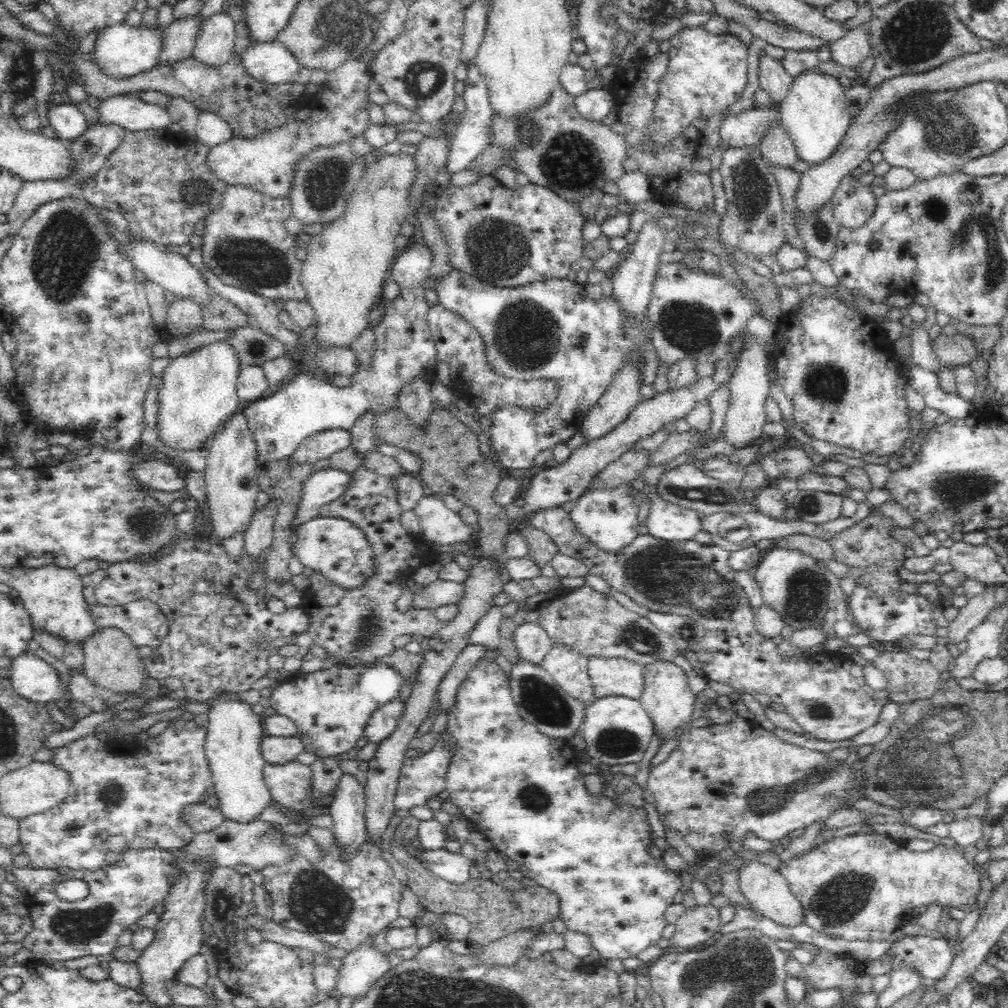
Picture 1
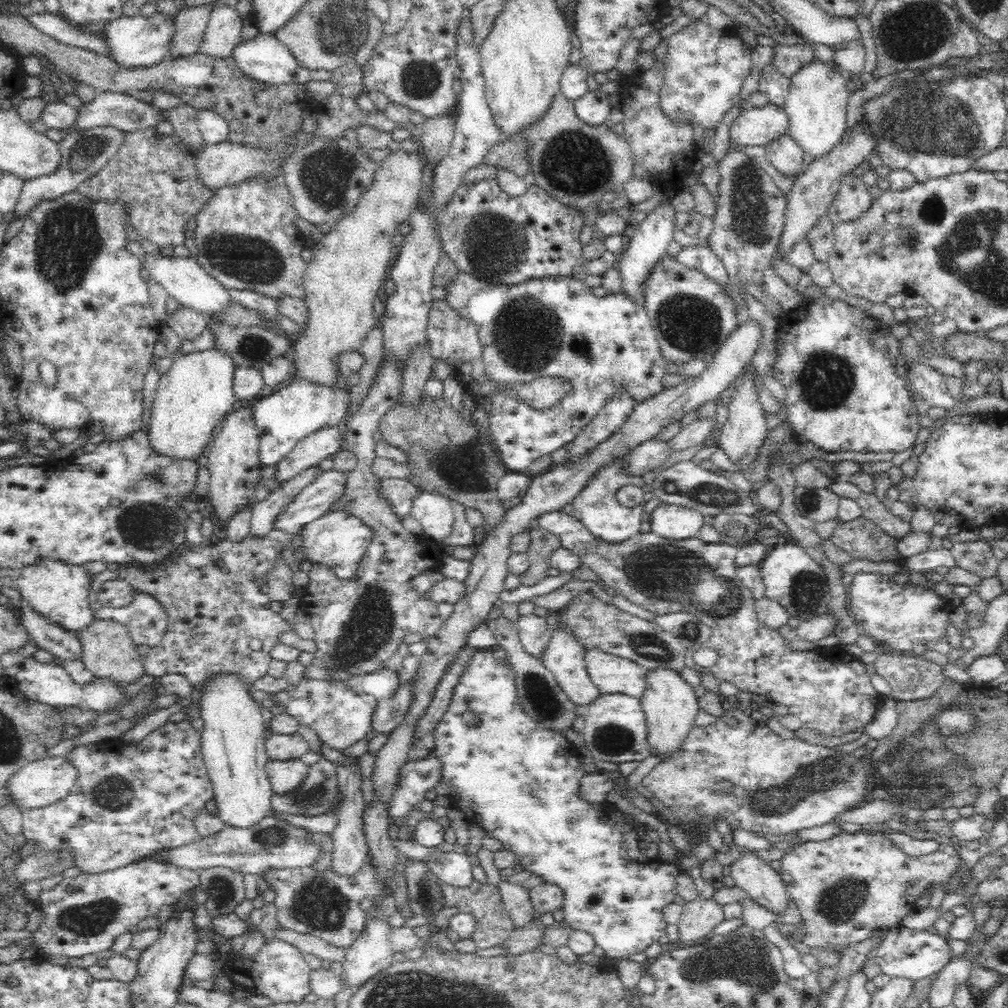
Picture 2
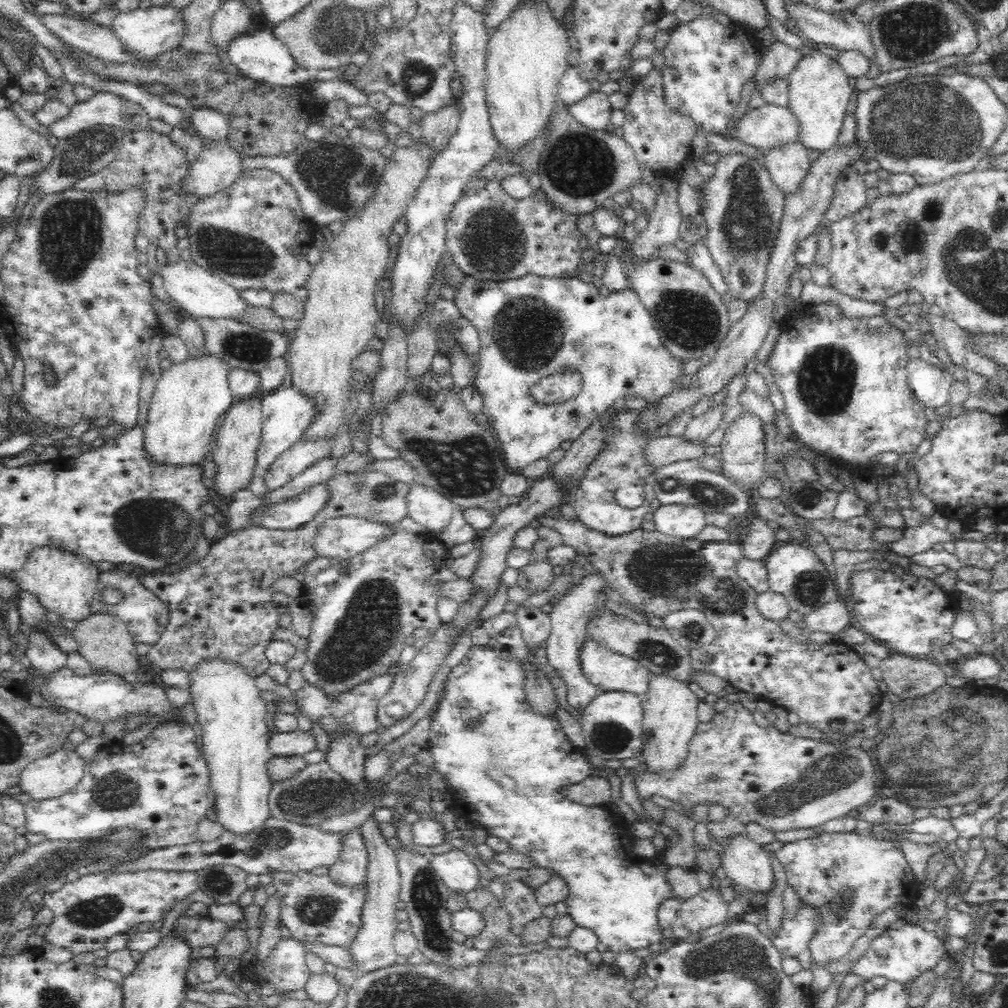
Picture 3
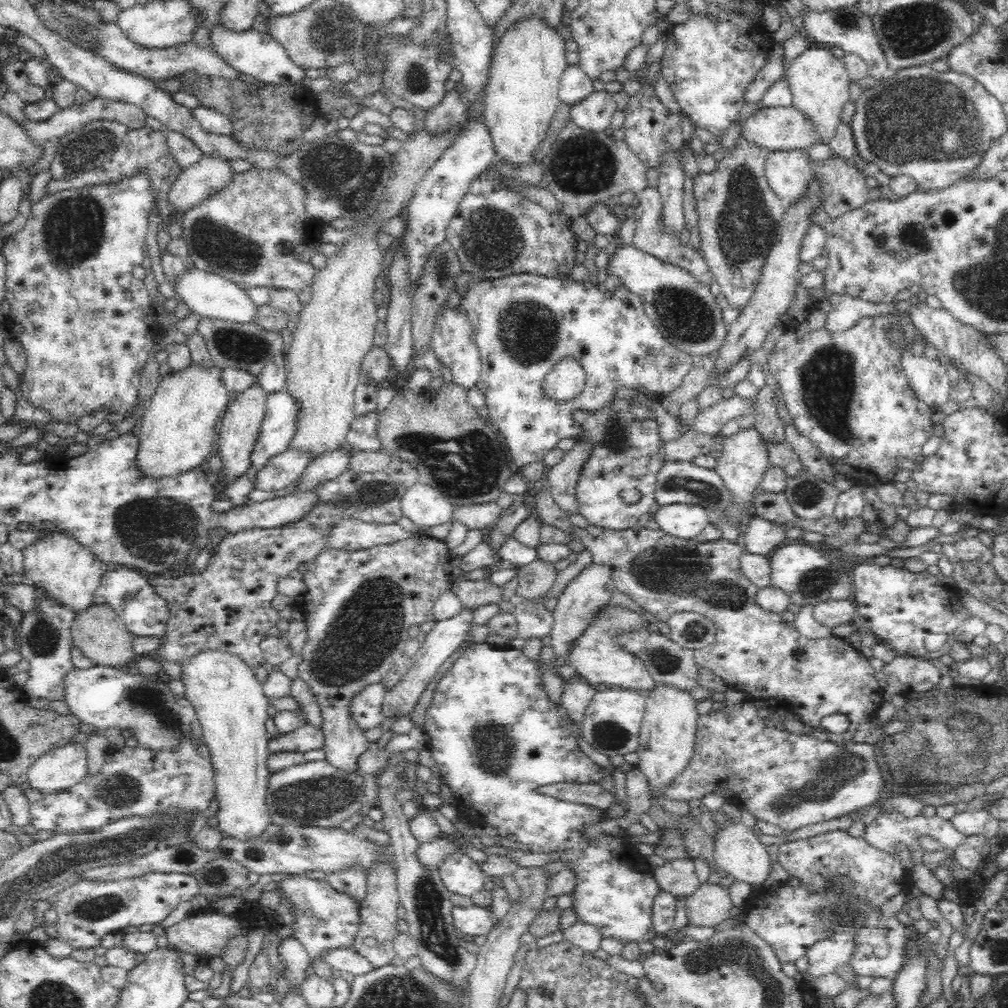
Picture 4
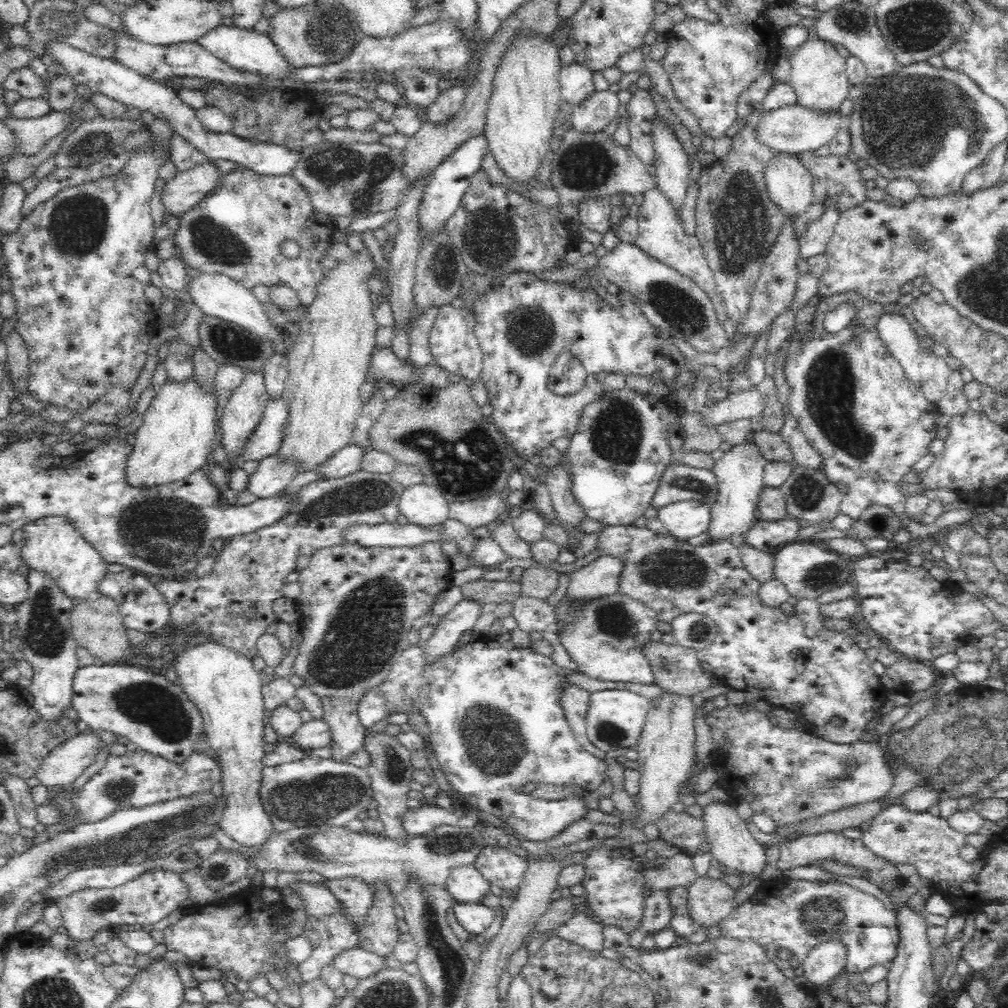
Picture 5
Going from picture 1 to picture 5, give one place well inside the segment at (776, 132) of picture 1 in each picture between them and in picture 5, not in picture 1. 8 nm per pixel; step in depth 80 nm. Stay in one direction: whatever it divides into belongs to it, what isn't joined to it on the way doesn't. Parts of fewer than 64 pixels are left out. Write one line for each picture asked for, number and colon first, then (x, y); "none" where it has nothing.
2: (785, 154)
3: (788, 164)
4: (788, 173)
5: (790, 185)

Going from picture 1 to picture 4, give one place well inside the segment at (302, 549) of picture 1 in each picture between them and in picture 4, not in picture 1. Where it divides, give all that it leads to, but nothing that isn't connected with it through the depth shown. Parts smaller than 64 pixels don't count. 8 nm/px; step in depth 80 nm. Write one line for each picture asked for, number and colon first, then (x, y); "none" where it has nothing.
2: (338, 539)
3: (343, 538)
4: (351, 535)

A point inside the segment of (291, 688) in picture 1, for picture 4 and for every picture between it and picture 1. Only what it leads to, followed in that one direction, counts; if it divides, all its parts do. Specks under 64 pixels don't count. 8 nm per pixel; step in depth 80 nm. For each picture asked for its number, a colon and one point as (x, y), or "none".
2: (340, 712)
3: (356, 709)
4: (366, 707)

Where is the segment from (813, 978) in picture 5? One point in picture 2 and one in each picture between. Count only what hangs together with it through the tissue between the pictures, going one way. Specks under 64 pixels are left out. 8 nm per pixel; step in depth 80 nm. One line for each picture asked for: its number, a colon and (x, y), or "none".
2: (845, 886)
3: (849, 878)
4: (826, 956)

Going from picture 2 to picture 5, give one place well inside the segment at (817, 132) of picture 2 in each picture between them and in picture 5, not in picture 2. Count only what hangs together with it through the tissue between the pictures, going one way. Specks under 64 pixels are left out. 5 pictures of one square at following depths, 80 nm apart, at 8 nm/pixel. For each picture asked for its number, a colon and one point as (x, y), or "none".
3: (819, 91)
4: (819, 83)
5: (818, 72)

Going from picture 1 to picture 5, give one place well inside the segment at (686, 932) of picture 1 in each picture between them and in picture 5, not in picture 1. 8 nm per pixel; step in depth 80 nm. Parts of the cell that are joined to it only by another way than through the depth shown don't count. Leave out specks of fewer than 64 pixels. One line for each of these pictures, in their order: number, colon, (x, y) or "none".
2: (699, 916)
3: (707, 908)
4: (710, 904)
5: (711, 899)

